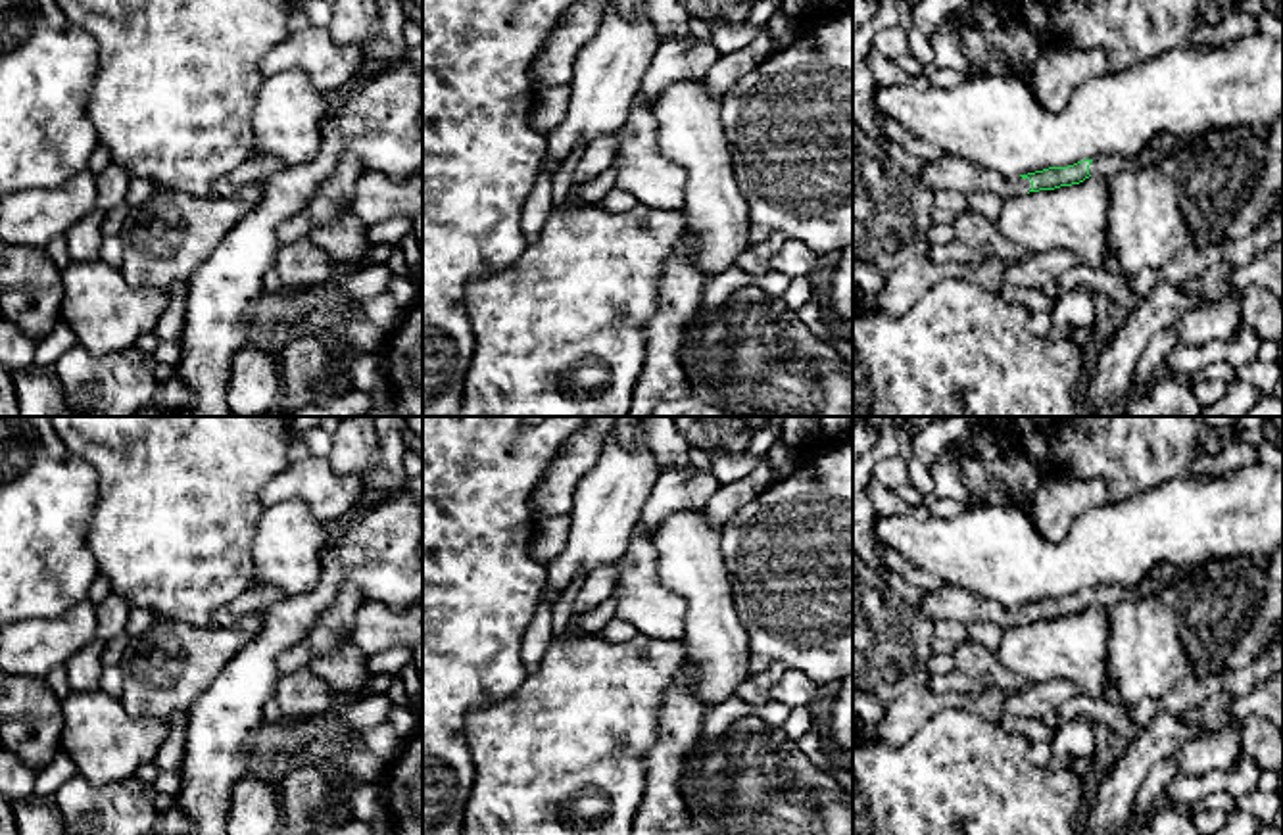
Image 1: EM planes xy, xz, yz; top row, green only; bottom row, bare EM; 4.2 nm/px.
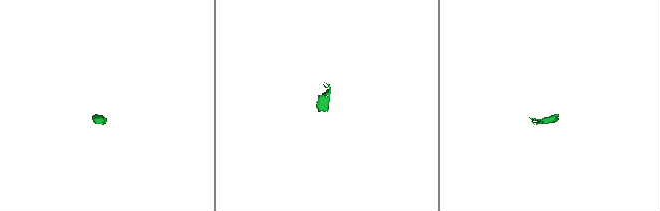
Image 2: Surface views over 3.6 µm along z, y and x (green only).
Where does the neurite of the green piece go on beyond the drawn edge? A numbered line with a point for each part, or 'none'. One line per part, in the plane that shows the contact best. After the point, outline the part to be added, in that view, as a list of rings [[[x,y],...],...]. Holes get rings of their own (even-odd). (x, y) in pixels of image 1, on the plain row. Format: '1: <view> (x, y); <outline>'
1: yz (1109, 596); [[[1147,576],[1135,587],[1129,589],[1116,585],[1095,587],[1089,595],[1089,605],[1110,608],[1122,601],[1152,597],[1156,593],[1162,593],[1166,587],[1168,585],[1164,582],[1156,582],[1150,576]]]
2: yz (947, 603); [[[943,584],[939,589],[924,591],[918,607],[932,622],[958,620],[962,624],[993,622],[1003,630],[1024,626],[1031,620],[1031,610],[1022,607],[1006,608],[999,603],[978,599],[976,595]]]

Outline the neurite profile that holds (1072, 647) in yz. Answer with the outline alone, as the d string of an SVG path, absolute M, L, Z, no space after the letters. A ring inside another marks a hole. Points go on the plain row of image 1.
M1091 605L1079 614L1005 630L993 655L1028 683L1066 680L1081 695L1101 699L1110 678L1106 608Z

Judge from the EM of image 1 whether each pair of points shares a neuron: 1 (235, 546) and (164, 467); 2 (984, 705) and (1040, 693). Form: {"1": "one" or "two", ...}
{"1": "one", "2": "two"}

